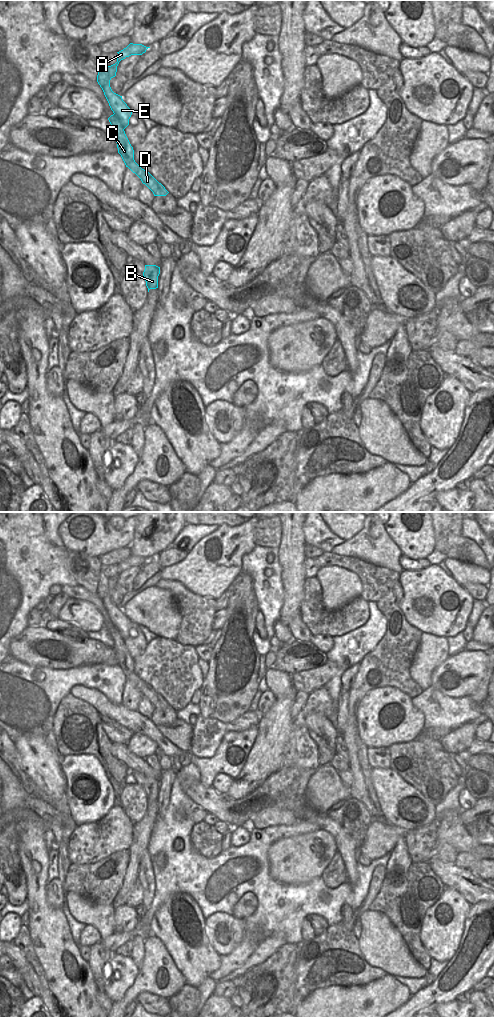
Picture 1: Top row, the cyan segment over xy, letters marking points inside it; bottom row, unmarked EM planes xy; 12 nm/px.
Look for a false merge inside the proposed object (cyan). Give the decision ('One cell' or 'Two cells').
Two cells.

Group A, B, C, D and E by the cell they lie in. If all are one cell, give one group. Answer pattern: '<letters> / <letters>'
A C D / B E

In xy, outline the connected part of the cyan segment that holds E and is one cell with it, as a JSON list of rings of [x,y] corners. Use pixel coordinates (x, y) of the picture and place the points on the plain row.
[[[122,613],[120,616],[116,616],[115,627],[119,630],[123,640],[125,641],[129,637],[129,631],[132,627],[132,622],[124,613]]]

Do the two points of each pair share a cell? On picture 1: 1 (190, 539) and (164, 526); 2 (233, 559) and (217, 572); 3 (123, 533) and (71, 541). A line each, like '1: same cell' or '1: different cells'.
1: different cells
2: same cell
3: same cell

